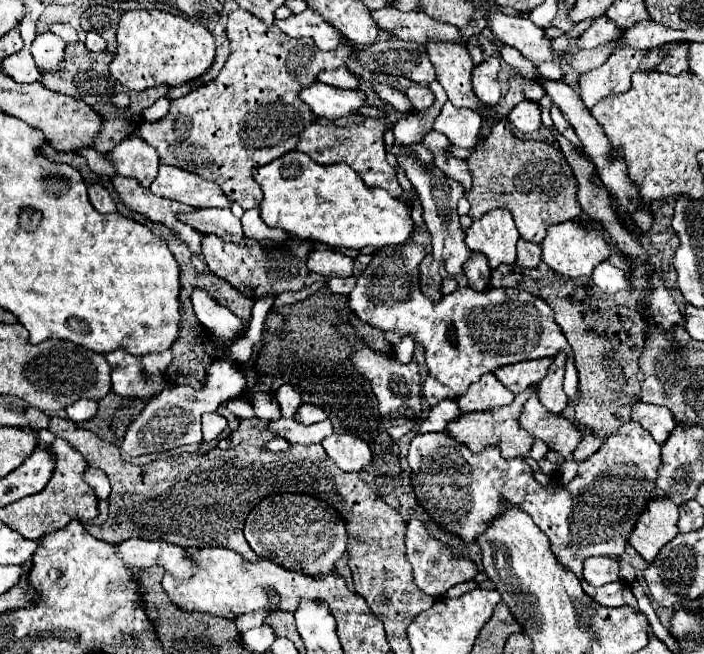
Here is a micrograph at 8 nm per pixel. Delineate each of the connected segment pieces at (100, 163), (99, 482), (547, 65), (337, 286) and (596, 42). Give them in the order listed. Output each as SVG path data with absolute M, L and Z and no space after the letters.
M79 147L79 149L75 149L79 155L83 155L83 157L87 157L89 159L89 163L91 163L91 169L95 171L95 173L103 173L103 175L115 175L115 171L113 171L113 163L105 157L105 155L101 155L101 153L97 153L93 147Z
M87 467L87 471L85 471L85 475L83 475L83 479L93 487L93 491L95 491L95 495L99 497L99 499L109 499L109 495L111 495L111 487L109 487L109 479L107 479L107 475L105 473L101 473L101 469L95 469L95 467Z
M544 62L539 65L539 73L544 77L553 80L561 80L563 77L562 70L559 64L554 62Z
M333 277L327 281L327 291L335 293L335 295L349 295L355 287L355 277L347 277L347 279L339 279Z
M601 15L597 19L591 21L589 29L585 29L579 39L577 39L577 47L579 49L595 49L603 43L611 43L615 41L619 35L623 33L621 27L617 27L617 23L613 23L609 17Z

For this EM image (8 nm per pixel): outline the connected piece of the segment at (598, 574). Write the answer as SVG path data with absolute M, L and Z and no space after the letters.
M589 557L583 563L583 577L589 585L601 587L619 581L619 565L611 557Z

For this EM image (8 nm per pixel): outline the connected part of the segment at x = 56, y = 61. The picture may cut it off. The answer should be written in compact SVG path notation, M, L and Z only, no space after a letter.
M49 31L35 37L31 43L31 55L39 71L55 71L65 55L65 41Z

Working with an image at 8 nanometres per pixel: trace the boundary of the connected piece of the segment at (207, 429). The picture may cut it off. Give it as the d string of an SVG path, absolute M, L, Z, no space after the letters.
M219 413L203 415L203 441L209 443L209 441L217 439L225 427L227 427L227 419L223 415L219 415Z

